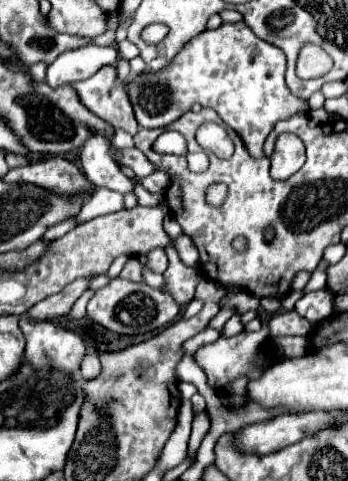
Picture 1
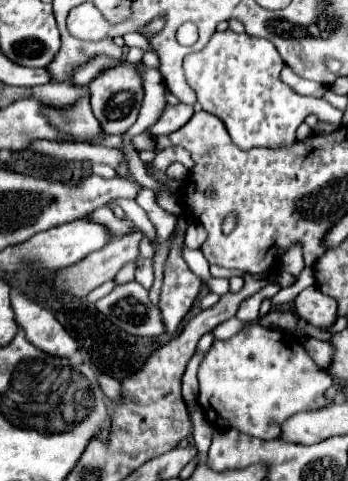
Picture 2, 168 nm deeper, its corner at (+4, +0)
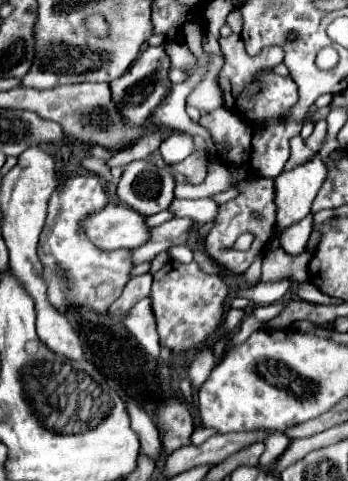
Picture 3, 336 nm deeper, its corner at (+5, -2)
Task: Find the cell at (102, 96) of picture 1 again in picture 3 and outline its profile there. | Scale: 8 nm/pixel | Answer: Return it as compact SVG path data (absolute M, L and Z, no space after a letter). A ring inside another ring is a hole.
M166 43L158 45L158 47L146 47L140 55L140 59L136 59L130 67L130 71L126 71L120 79L112 81L112 97L120 109L120 113L126 117L128 123L132 125L142 125L150 119L152 111L162 103L162 99L166 97L166 93L170 91L172 83L168 79L172 65L170 65L170 57L166 53Z

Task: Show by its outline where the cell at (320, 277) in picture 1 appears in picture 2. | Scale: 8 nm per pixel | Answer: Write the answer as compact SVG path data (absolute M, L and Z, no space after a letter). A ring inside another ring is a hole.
M245 325L233 337L225 341L213 341L211 349L207 351L205 359L199 365L198 381L198 403L205 413L205 419L215 429L235 427L259 439L277 439L281 433L281 423L287 417L299 411L321 409L331 403L323 397L325 389L331 387L331 377L327 377L327 373L323 373L323 369L319 369L311 361L311 357L305 353L301 345L301 339L293 333L285 333L261 325Z

